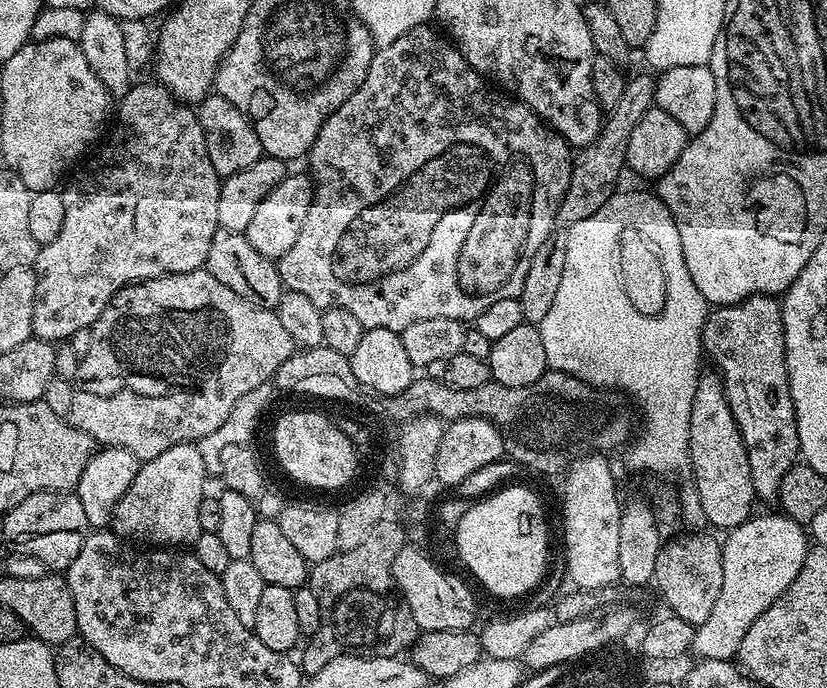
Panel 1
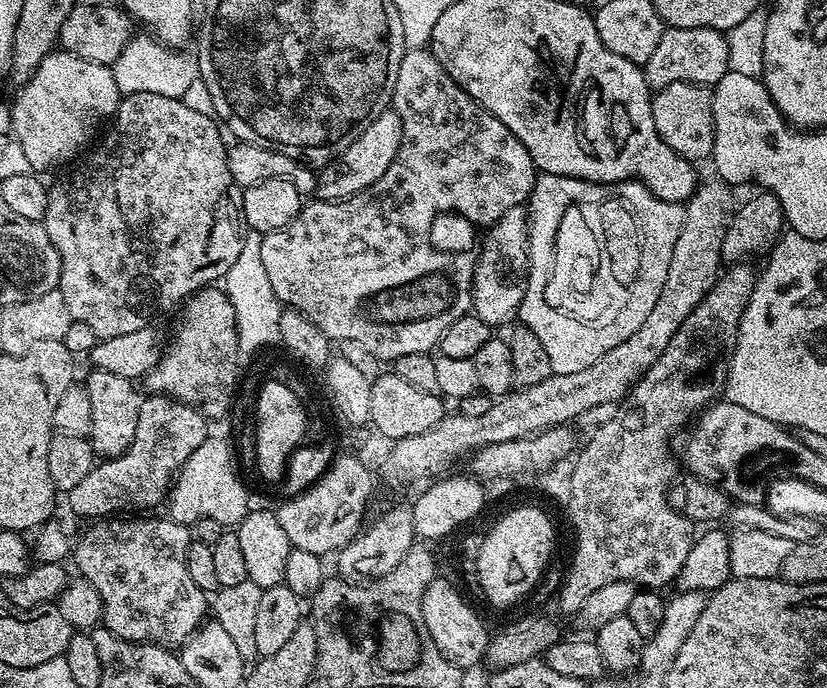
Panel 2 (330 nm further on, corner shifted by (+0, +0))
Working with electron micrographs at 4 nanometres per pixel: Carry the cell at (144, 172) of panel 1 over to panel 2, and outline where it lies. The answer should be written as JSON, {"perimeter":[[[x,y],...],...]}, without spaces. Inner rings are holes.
{"perimeter":[[[160,94],[124,96],[111,121],[112,133],[105,138],[104,145],[73,176],[66,177],[61,184],[53,183],[49,187],[48,205],[42,223],[46,234],[50,234],[50,242],[54,242],[54,250],[58,250],[60,255],[58,290],[66,302],[66,310],[70,310],[72,319],[86,322],[86,326],[90,326],[90,330],[94,330],[100,340],[118,338],[118,334],[134,334],[134,330],[149,327],[159,312],[174,307],[176,303],[177,307],[200,289],[215,285],[237,261],[239,250],[242,249],[242,217],[237,197],[232,197],[234,185],[228,169],[228,148],[220,137],[221,125],[207,111],[199,112],[186,103],[183,99],[163,97]]]}

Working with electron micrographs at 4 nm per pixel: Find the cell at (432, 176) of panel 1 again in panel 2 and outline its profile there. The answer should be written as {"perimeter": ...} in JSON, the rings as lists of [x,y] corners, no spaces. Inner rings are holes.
{"perimeter":[[[427,47],[409,48],[405,51],[402,62],[398,66],[398,82],[394,82],[390,108],[398,114],[402,122],[402,142],[398,146],[398,154],[394,162],[390,162],[390,170],[386,170],[386,174],[382,174],[382,178],[378,178],[374,186],[345,200],[316,198],[308,202],[313,204],[305,203],[300,213],[286,227],[263,233],[262,242],[263,265],[281,305],[297,308],[303,316],[310,318],[310,322],[318,326],[318,330],[328,335],[329,341],[353,340],[364,343],[381,362],[397,360],[402,358],[402,354],[431,353],[439,345],[442,334],[446,334],[446,329],[453,322],[458,322],[458,318],[472,312],[473,265],[462,253],[456,252],[456,240],[463,238],[468,224],[464,220],[456,220],[456,204],[468,204],[464,212],[472,216],[476,224],[482,223],[487,216],[490,218],[489,221],[495,222],[499,220],[502,212],[513,206],[523,205],[531,197],[532,187],[536,184],[538,175],[538,170],[526,146],[522,146],[522,142],[518,142],[518,138],[514,138],[514,134],[510,134],[510,130],[506,130],[506,126],[502,126],[502,122],[498,122],[494,114],[487,112],[474,98],[470,98],[470,94],[466,94],[466,90],[462,90],[459,84],[450,78],[450,74],[446,74],[446,70]]]}

